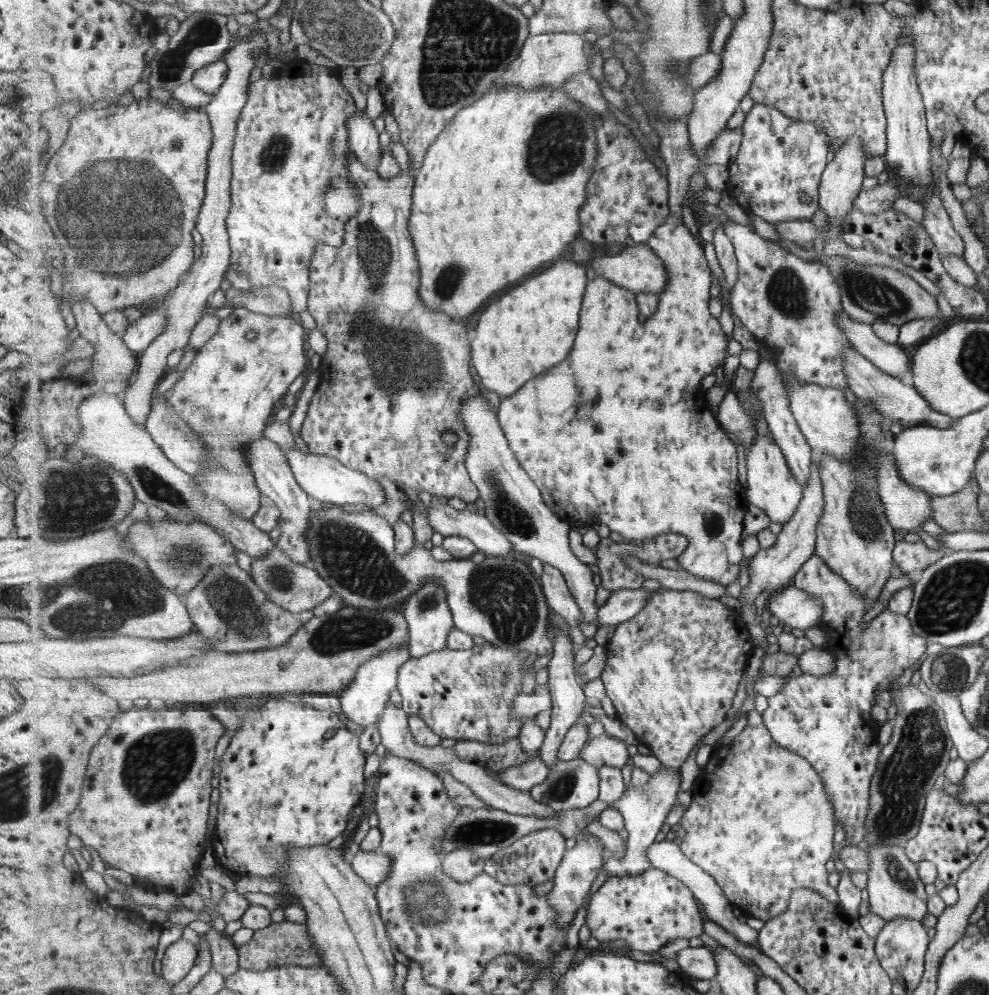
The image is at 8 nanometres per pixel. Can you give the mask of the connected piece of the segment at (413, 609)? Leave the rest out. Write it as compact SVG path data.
M430 580L401 607L408 621L410 631L408 650L411 657L422 658L433 652L448 648L449 634L456 627L451 607L448 604L448 596L447 590L441 583Z

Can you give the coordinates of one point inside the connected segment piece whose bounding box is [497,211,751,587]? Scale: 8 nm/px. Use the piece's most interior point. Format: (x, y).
(650, 467)

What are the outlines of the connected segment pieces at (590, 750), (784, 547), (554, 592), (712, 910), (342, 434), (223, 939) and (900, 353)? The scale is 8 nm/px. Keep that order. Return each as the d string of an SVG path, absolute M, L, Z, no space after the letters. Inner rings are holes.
M607 734L592 739L582 751L581 757L597 768L602 766L625 768L629 758L633 758L623 740L609 737Z
M814 449L811 478L808 485L804 487L804 499L801 501L795 515L788 523L785 523L778 535L777 542L768 549L760 548L759 551L749 560L747 572L749 583L740 589L739 598L754 603L759 594L777 588L790 586L793 583L795 575L801 570L801 567L808 562L816 553L816 542L818 539L818 526L825 510L824 481L820 475L820 460L823 452Z
M544 563L541 579L548 606L569 622L569 633L576 648L585 647L587 636L579 628L583 623L583 611L577 605L577 600L573 597L562 570L552 564Z
M676 840L673 842L663 841L653 843L652 846L648 848L648 857L650 861L653 862L654 868L659 868L668 874L676 876L695 893L698 902L710 920L726 928L731 934L737 936L741 942L747 942L747 944L755 944L758 942L760 931L754 930L751 926L739 922L739 918L733 914L732 902L727 898L721 886L719 886L717 879L707 873L701 866L695 864L695 862L683 852L681 845L677 843Z
M351 153L348 156L349 177L357 185L360 193L361 210L348 222L343 246L337 248L329 245L319 244L315 248L311 266L309 266L309 278L311 278L311 290L307 311L314 319L316 328L321 330L327 338L327 351L322 356L321 366L319 367L321 385L312 398L305 422L302 426L300 441L303 446L317 454L331 456L339 459L345 466L364 472L372 479L381 482L383 477L398 484L403 491L410 489L409 498L426 497L428 500L436 500L440 496L447 499L453 497L462 498L466 503L475 502L480 498L480 489L472 481L472 476L468 471L466 460L468 458L468 446L471 436L466 431L464 420L460 415L463 411L463 400L471 393L471 397L484 393L480 392L479 387L475 386L473 374L471 374L471 340L467 336L467 328L453 322L452 316L446 312L438 311L428 307L420 295L421 267L418 259L416 245L413 244L412 232L409 230L410 216L412 215L413 193L418 170L413 169L413 164L407 171L401 171L399 176L393 179L385 179L377 171L366 169L364 164ZM445 432L453 432L458 439L451 447L443 442Z
M210 928L205 934L211 956L211 968L230 977L240 969L240 954L230 937L224 932Z
M847 313L840 314L840 327L848 336L852 346L886 375L895 377L907 370L909 352L896 343L887 344L873 334L873 325L862 323Z

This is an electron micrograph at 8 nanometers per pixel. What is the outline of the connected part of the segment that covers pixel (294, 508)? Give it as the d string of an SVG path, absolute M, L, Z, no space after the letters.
M263 437L251 443L246 450L248 450L248 464L256 476L256 483L260 487L260 491L265 498L273 500L273 503L282 512L281 534L277 545L283 548L287 554L290 554L294 561L313 566L306 532L309 530L310 516L315 501L299 484L288 456L279 448L277 442Z

